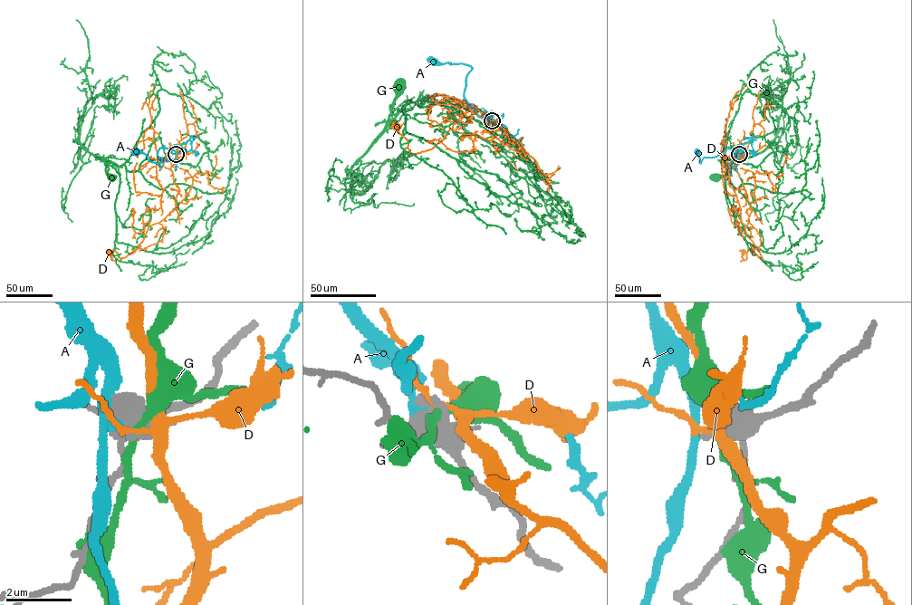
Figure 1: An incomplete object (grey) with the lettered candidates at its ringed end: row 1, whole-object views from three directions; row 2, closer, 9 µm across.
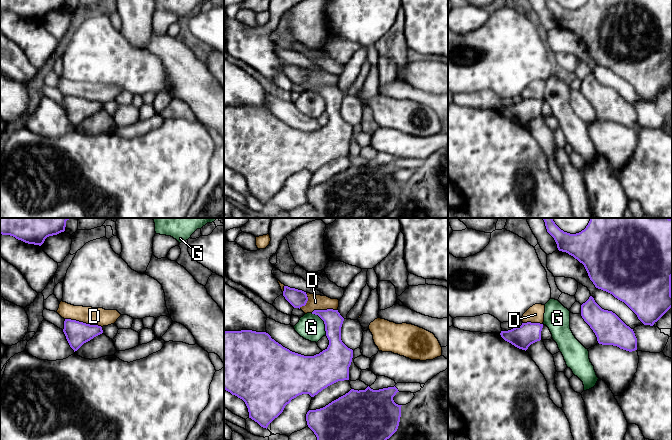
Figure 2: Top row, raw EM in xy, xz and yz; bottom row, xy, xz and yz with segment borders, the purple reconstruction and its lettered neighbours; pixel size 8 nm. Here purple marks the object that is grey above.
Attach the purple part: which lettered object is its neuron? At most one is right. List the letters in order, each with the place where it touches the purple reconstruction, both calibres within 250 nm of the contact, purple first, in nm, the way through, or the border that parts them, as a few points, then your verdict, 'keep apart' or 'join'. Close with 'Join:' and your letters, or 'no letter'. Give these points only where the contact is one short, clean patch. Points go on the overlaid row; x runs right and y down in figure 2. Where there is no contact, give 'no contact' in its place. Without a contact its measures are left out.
A: no contact; keep apart
D: meets purple in xy at (82, 322); 190 nm thick on the purple side, 140 nm on the other; border along xy (65, 318), (97, 324), (101, 327); keep apart
G: meets purple in xz at (324, 322); 160 nm thick on the purple side, 220 nm on the other; border along xz (311, 313), (316, 314), (324, 322), (326, 334); keep apart
Join: no letter

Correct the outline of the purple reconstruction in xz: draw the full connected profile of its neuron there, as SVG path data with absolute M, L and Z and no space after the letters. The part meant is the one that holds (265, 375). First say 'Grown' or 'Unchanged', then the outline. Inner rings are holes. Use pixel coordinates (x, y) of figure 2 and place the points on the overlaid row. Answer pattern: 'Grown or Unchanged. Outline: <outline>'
Grown. Outline: M224 282L224 389L242 399L249 412L249 418L266 428L284 410L292 399L302 394L314 397L323 389L338 382L349 380L349 367L353 350L341 340L341 327L344 318L338 310L314 310L325 324L328 347L314 356L304 356L283 347L266 331L267 316L251 299Z

